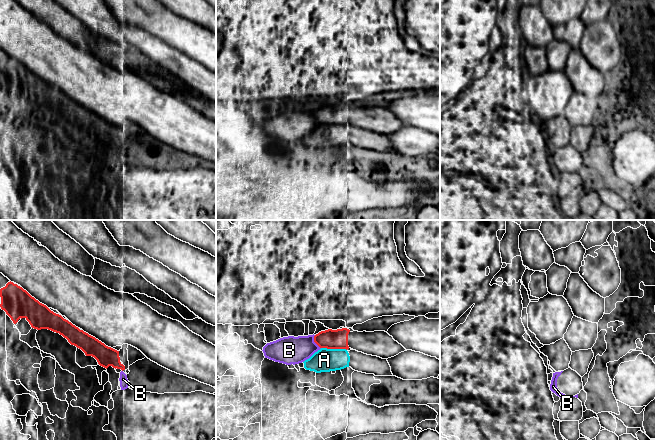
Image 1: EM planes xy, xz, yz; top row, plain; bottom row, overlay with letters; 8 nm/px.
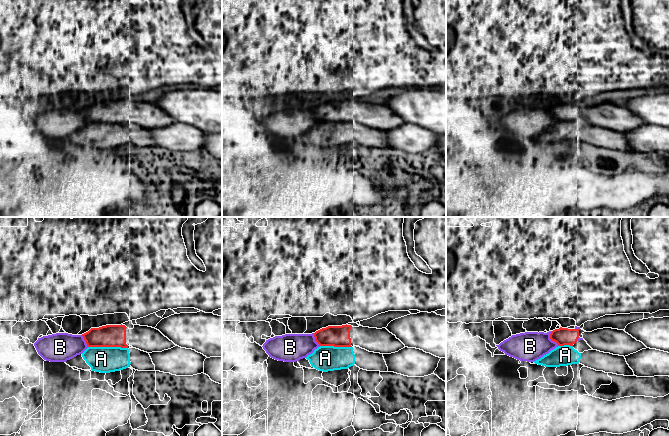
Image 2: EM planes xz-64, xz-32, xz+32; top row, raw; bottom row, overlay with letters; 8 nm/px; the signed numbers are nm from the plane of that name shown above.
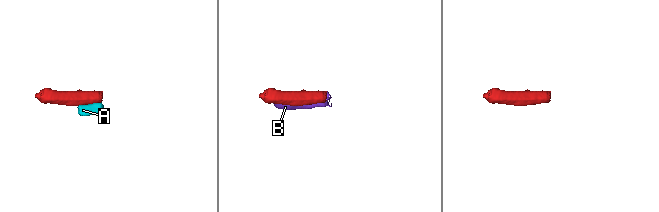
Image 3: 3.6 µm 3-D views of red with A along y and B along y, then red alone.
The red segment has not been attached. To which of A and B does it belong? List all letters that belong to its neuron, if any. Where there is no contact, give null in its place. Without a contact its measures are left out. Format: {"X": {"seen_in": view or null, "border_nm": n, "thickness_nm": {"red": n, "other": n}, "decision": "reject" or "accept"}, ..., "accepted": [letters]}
{"A": {"seen_in": "xz", "border_nm": 200, "thickness_nm": {"red": 160, "other": 190}, "decision": "reject"}, "B": {"seen_in": "xz", "border_nm": 120, "thickness_nm": {"red": 160, "other": 220}, "decision": "reject"}, "accepted": []}

